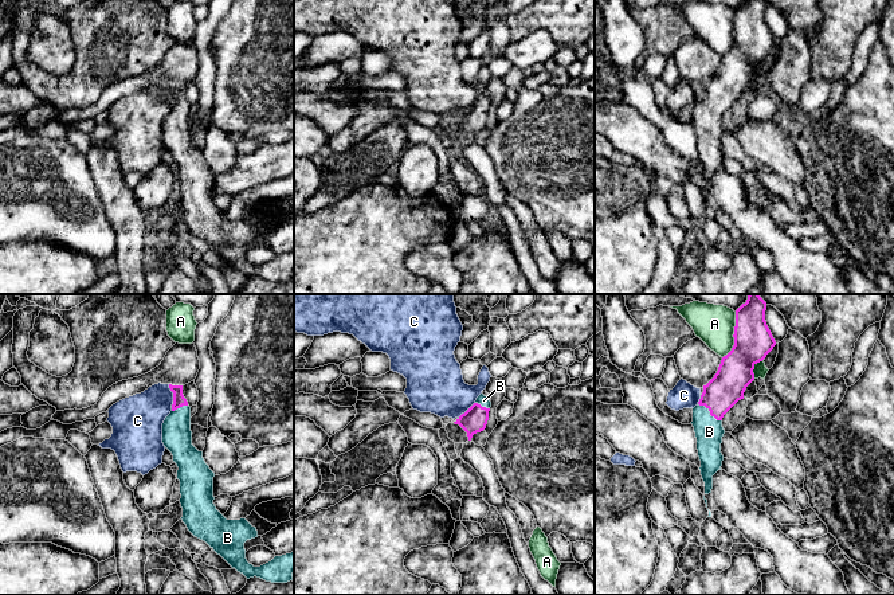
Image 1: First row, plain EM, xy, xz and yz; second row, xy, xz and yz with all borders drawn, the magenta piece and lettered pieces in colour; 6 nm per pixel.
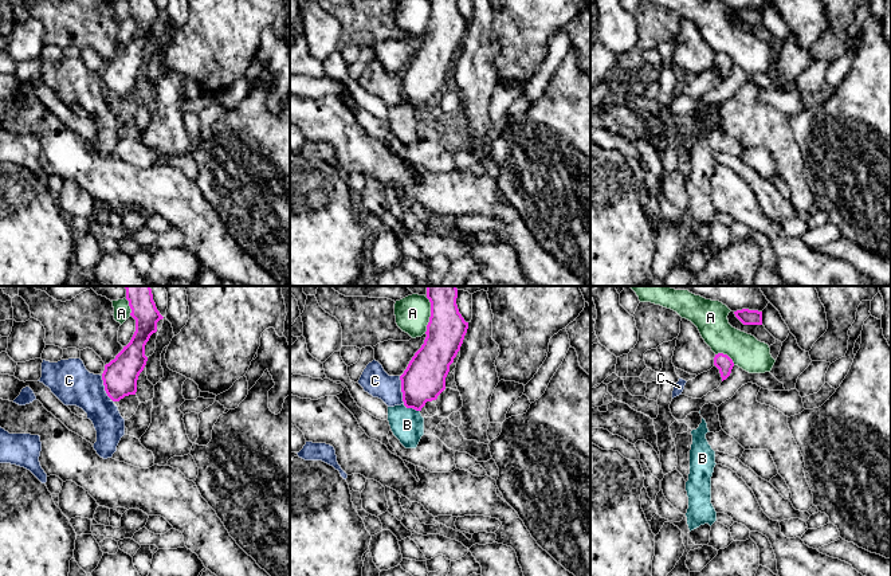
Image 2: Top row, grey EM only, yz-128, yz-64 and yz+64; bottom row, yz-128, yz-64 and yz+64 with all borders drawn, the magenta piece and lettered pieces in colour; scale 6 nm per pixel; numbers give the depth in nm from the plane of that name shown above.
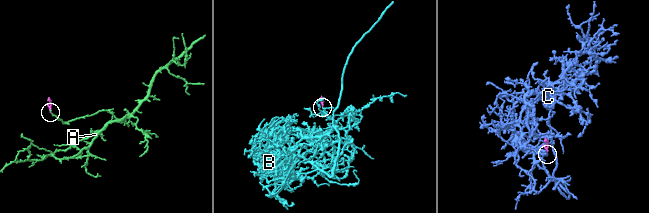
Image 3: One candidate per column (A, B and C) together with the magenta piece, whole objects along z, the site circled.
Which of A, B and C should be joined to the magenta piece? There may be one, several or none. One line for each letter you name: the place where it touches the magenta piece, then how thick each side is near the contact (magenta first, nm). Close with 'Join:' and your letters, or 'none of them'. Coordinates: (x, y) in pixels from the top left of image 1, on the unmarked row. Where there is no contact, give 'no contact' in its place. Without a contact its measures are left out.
B: contact yz (710, 112); calibres 200 and 170 nm
Join: B

